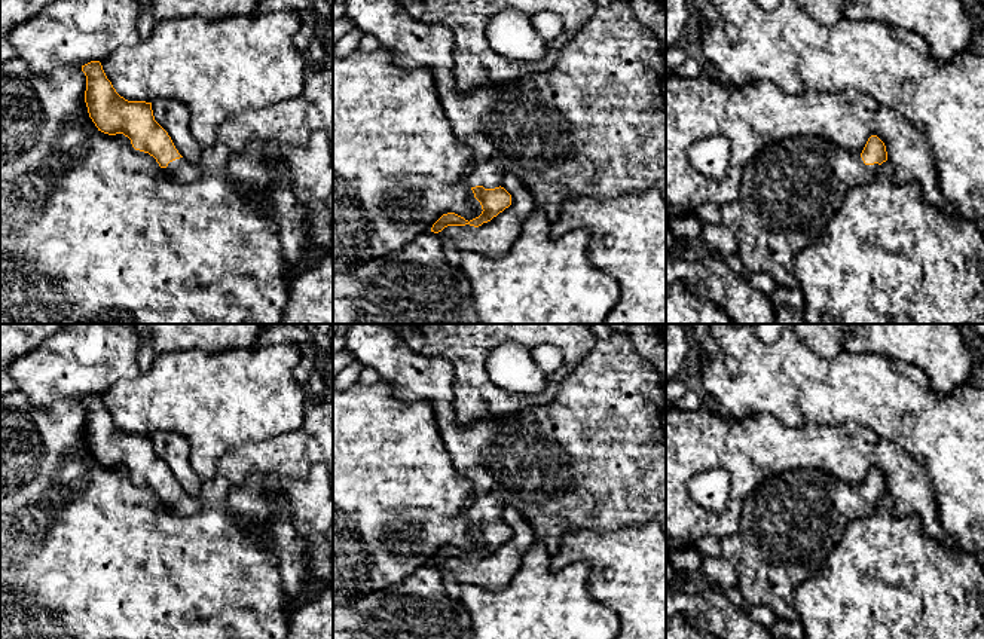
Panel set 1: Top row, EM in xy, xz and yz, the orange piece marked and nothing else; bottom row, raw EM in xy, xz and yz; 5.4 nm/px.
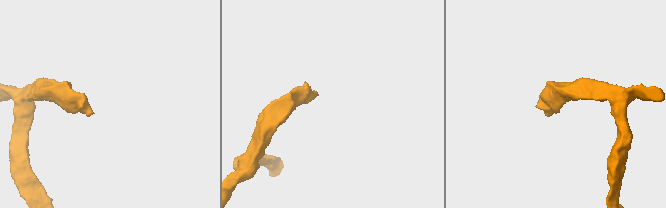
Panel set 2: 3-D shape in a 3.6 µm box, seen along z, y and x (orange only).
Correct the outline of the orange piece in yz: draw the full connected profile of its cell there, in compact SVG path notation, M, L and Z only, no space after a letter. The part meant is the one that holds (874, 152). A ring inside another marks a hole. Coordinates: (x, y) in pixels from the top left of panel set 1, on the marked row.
M815 135L783 138L760 150L743 168L737 198L719 207L745 269L770 275L779 287L798 288L797 254L822 238L850 189L874 180L868 166L886 160L886 146L877 135L861 155Z

